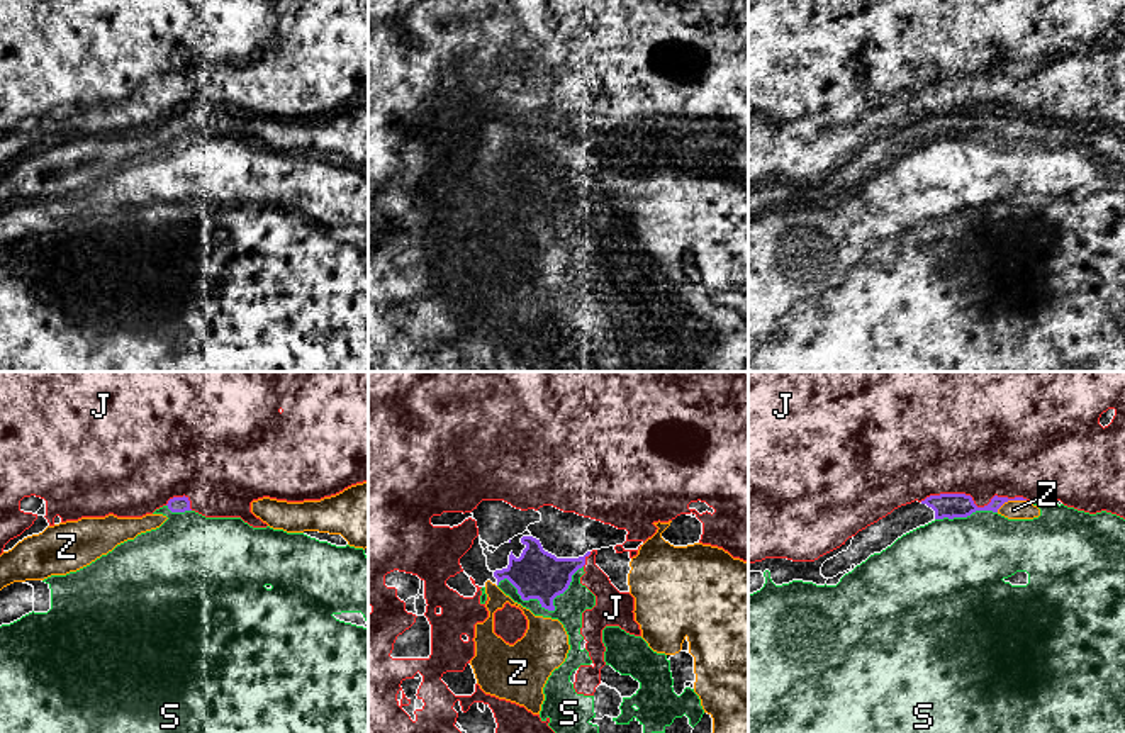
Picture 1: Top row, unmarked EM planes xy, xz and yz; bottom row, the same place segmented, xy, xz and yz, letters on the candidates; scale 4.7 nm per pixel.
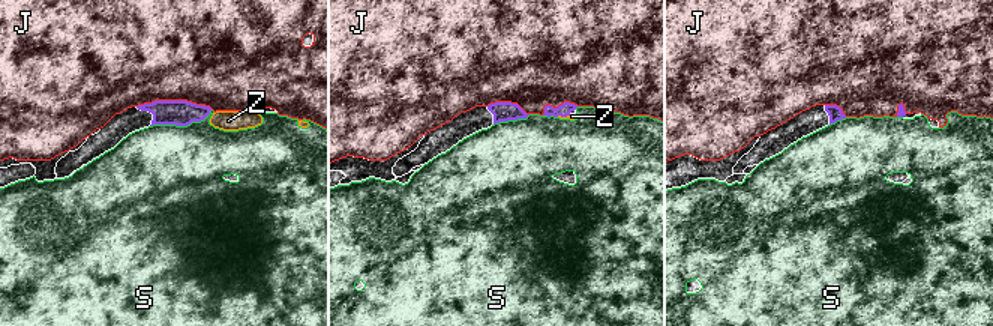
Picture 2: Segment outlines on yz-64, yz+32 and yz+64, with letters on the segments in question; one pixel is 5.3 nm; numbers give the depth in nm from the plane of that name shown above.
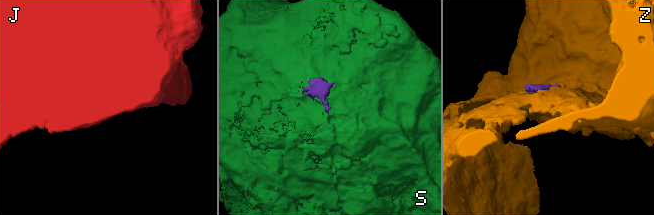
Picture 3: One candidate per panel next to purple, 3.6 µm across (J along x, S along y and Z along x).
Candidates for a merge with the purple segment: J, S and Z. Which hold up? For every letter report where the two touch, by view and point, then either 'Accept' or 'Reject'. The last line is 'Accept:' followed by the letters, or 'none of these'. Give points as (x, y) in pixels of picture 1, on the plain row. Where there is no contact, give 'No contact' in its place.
J: Touches purple at yz (973, 121). Reject
S: Touches purple at xz (545, 228). Reject
Z: Touches purple at yz (1010, 119). Accept
Accept: Z

